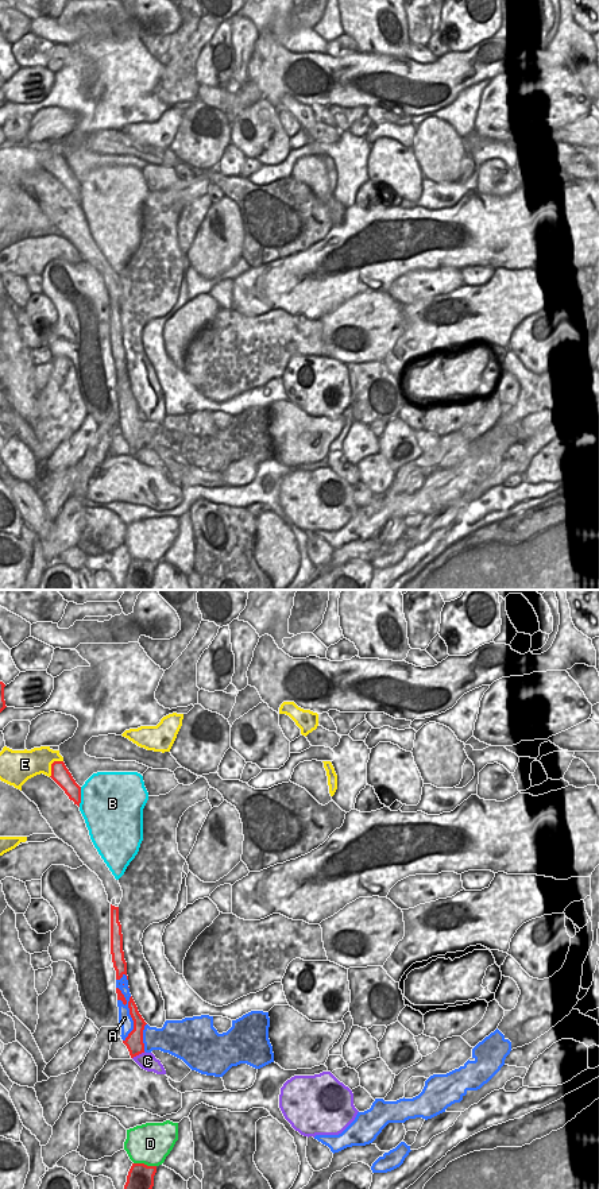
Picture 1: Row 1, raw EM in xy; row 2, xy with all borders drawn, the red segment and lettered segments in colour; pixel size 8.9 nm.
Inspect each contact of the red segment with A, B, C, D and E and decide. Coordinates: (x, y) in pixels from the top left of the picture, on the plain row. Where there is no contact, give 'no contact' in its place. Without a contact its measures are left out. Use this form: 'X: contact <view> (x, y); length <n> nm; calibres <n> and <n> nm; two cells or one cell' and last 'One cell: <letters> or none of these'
A: contact xy (130, 409); length 500 nm; calibres 150 and 120 nm; two cells
B: contact xy (80, 192); length 180 nm; calibres 150 and 480 nm; two cells
C: contact xy (138, 450); length 140 nm; calibres 160 and 160 nm; two cells
D: contact xy (145, 560); length 200 nm; calibres 240 and 380 nm; two cells
E: contact xy (51, 161); length 200 nm; calibres 170 and 260 nm; two cells
One cell: none of these

